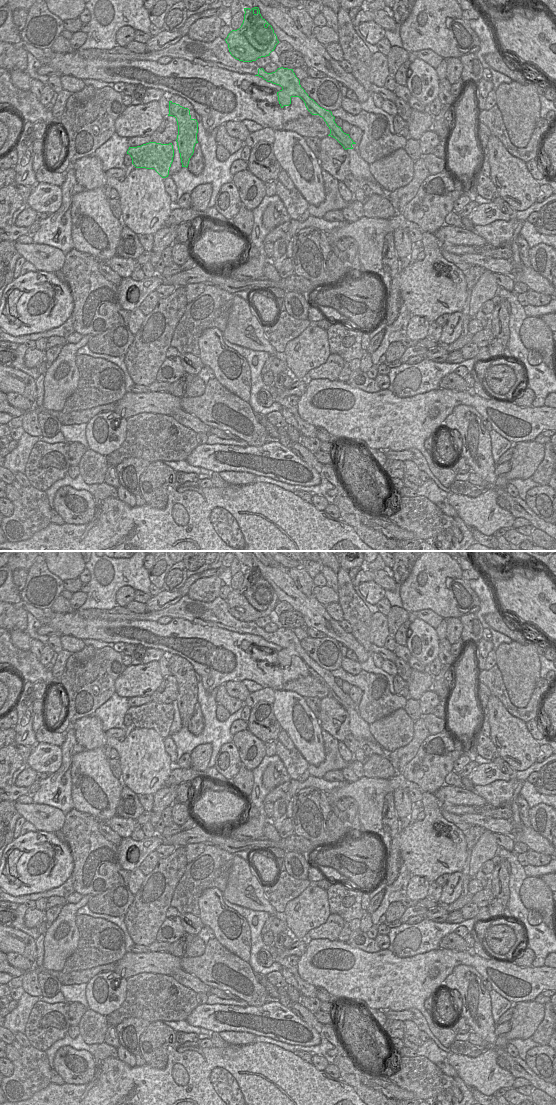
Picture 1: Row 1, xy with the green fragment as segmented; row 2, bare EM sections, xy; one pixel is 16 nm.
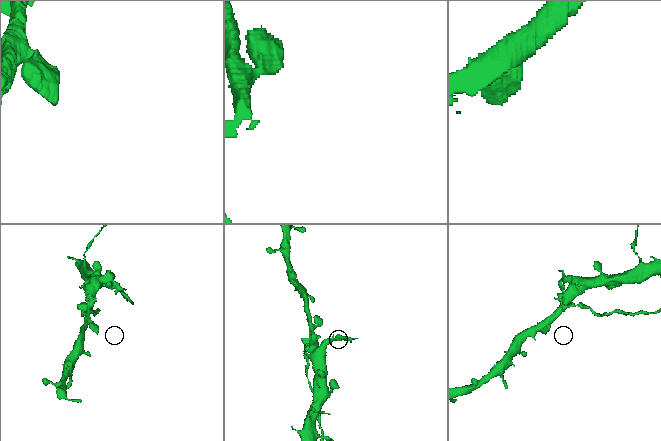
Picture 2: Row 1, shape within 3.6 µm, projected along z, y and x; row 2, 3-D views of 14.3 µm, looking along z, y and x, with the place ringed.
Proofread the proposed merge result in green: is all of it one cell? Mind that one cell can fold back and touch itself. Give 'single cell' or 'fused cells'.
fused cells

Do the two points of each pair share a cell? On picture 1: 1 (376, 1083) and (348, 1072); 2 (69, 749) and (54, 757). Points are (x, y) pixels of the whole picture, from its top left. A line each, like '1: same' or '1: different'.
1: different
2: different

